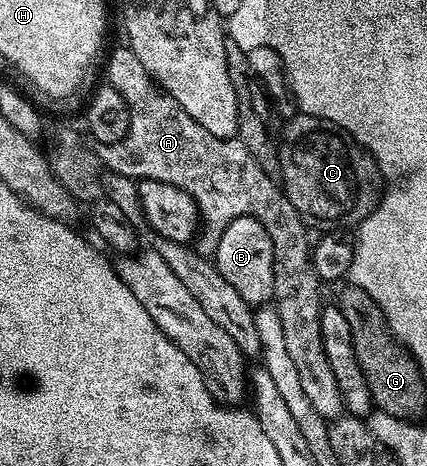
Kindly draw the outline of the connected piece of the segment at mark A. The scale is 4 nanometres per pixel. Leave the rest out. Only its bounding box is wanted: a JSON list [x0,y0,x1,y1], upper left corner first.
[103,47,337,415]

